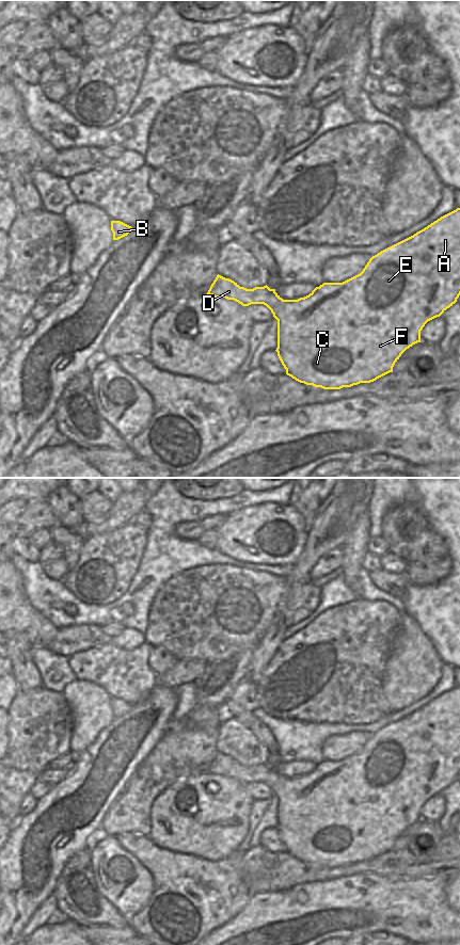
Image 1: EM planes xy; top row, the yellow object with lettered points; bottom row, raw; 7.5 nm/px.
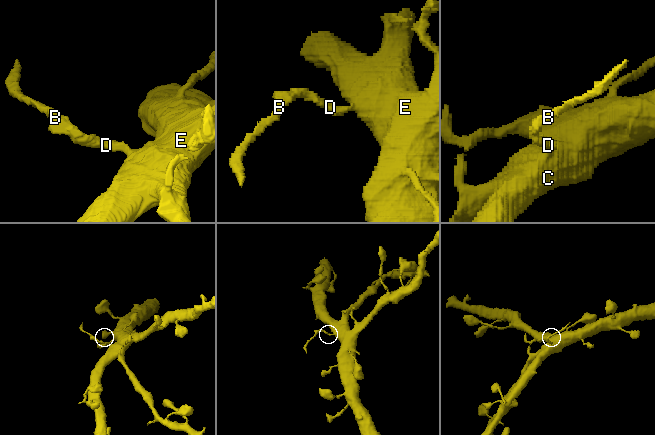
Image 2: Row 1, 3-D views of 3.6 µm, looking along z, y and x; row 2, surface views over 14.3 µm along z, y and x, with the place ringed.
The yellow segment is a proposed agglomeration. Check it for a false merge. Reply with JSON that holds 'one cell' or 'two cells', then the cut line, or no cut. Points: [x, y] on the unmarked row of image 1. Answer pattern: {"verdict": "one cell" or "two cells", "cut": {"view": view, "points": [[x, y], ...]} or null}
{"verdict": "two cells", "cut": {"view": "xy", "points": [[271, 767], [267, 784]]}}

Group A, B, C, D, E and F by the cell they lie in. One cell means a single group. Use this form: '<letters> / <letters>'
A C E F / B D

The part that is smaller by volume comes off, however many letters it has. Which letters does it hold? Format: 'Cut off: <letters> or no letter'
Cut off: B, D.

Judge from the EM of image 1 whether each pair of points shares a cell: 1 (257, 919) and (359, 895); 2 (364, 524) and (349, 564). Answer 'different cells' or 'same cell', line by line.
1: same cell
2: same cell

